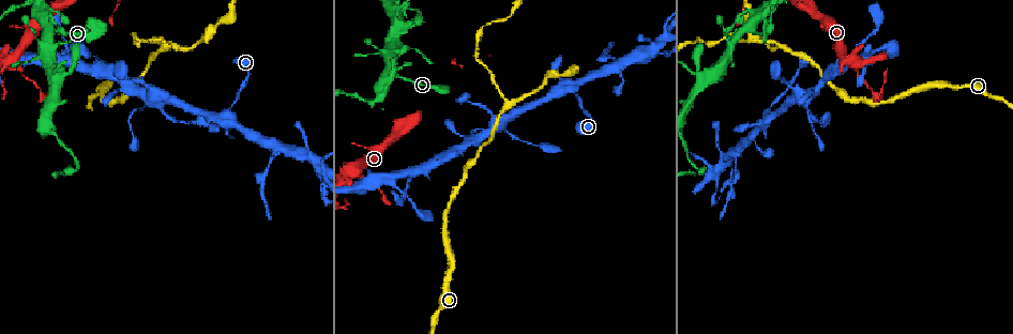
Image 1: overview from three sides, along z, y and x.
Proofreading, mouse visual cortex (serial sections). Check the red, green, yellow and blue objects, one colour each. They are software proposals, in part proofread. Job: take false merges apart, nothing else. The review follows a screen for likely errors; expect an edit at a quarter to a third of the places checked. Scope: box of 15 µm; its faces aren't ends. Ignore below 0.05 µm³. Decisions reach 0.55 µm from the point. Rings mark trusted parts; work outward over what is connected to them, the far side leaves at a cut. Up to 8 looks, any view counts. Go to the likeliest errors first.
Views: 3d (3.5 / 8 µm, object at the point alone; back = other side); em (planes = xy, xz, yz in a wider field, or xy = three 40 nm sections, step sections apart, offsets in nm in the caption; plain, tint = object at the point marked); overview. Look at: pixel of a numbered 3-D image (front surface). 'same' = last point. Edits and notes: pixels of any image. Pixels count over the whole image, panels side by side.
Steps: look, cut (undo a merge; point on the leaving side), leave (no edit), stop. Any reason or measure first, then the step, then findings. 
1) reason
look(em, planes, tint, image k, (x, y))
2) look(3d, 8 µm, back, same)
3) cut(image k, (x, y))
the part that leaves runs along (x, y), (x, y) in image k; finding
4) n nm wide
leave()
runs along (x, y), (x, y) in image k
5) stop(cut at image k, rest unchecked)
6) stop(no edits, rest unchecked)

small branch off a trunk
look(3d, 3.5 µm, image 1, (387, 73))

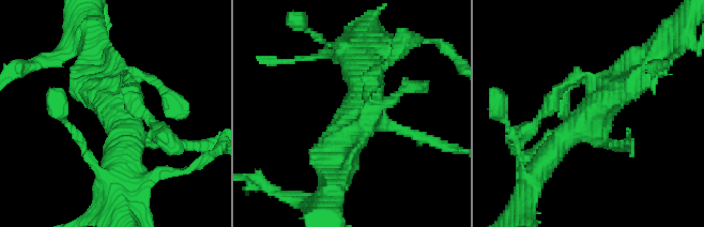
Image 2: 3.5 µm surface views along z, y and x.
4 arms; arms of 150, 250, 400, 400 nm
look(em, xy, step 5, tint, image 2, (125, 126))

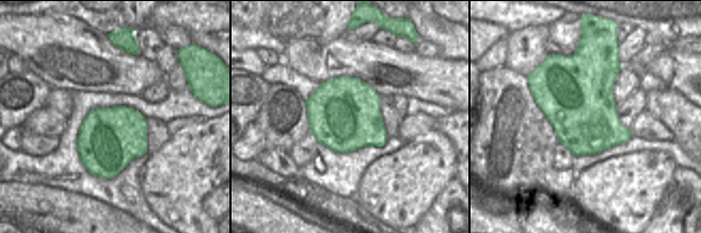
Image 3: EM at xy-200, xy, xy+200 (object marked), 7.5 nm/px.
leave()
runs along (428, 139), (365, 115), (358, 62) in image 2; continuous, no second cell

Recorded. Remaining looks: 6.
arms part here
look(3d, 3.5 µm, image 1, (850, 61))

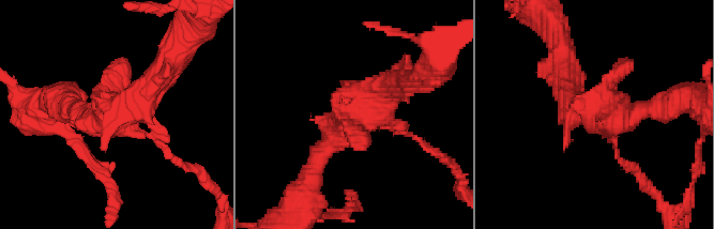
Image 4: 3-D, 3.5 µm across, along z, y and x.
need the tissue
look(em, xy, step 1, tint, image 4, (371, 109))

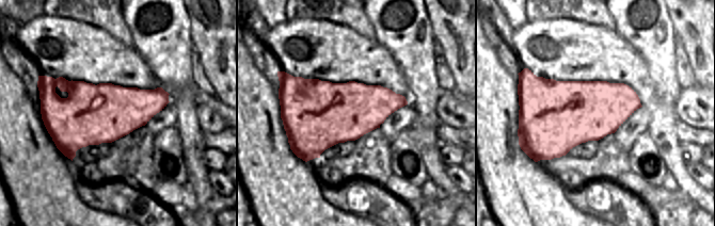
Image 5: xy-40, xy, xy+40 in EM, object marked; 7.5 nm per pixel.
480 nm wide
cut(image 4, (179, 162))
the part that leaves runs along (153, 125), (166, 152), (212, 187) in image 4; two cells meet here

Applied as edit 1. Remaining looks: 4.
look(em, planes, tint, image 1, (567, 89))

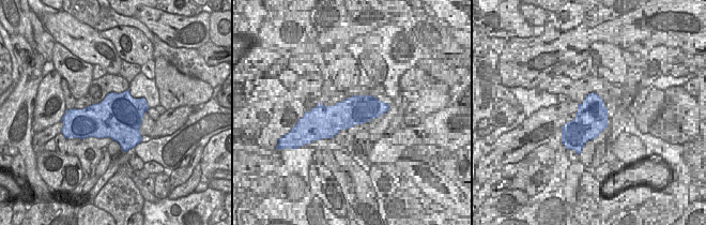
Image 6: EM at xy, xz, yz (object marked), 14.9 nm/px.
see where the arms go
look(3d, 3.5 µm, same)

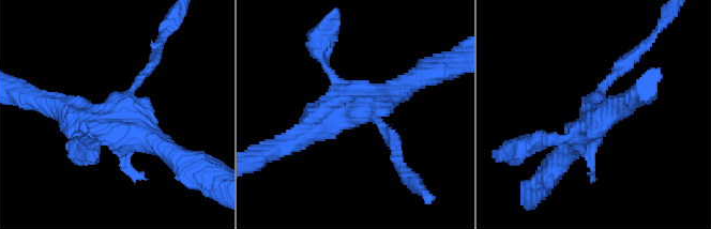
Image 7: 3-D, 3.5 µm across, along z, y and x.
700 nm wide
leave()
runs along (155, 55), (106, 118), (60, 108) in image 7; one cell here

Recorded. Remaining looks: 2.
stop(cut at image 4, rest unchecked)

